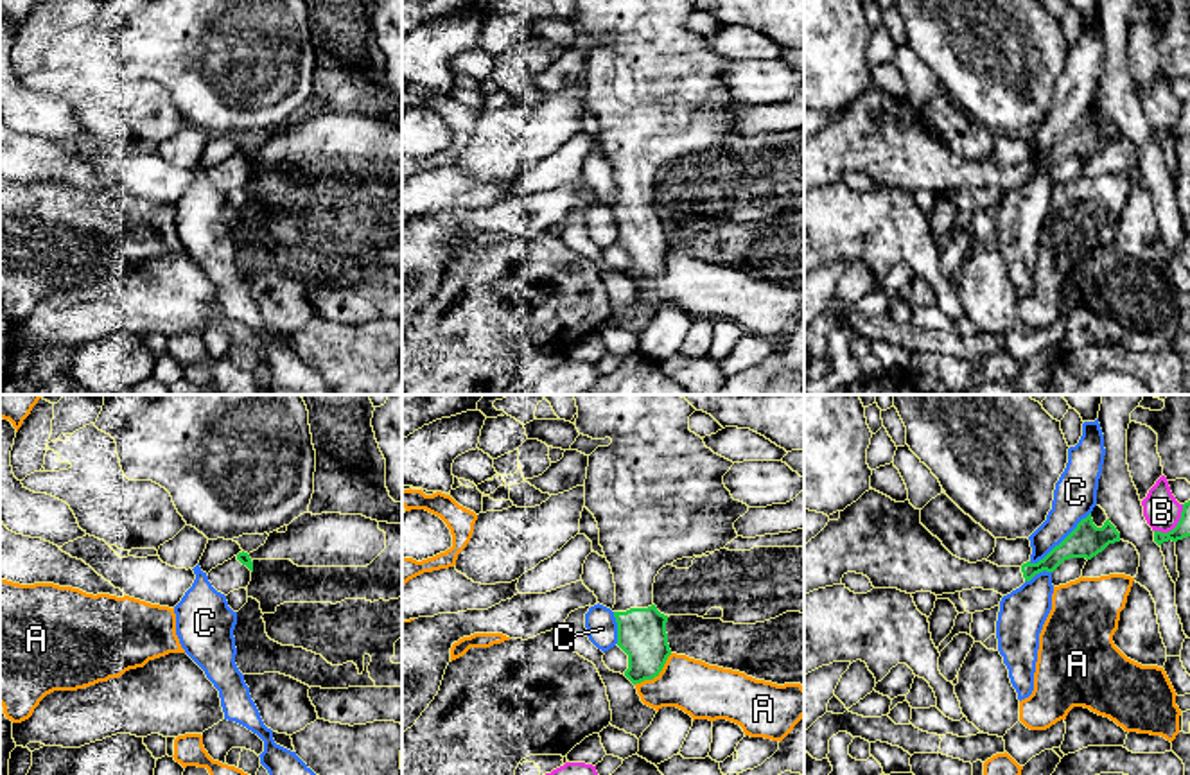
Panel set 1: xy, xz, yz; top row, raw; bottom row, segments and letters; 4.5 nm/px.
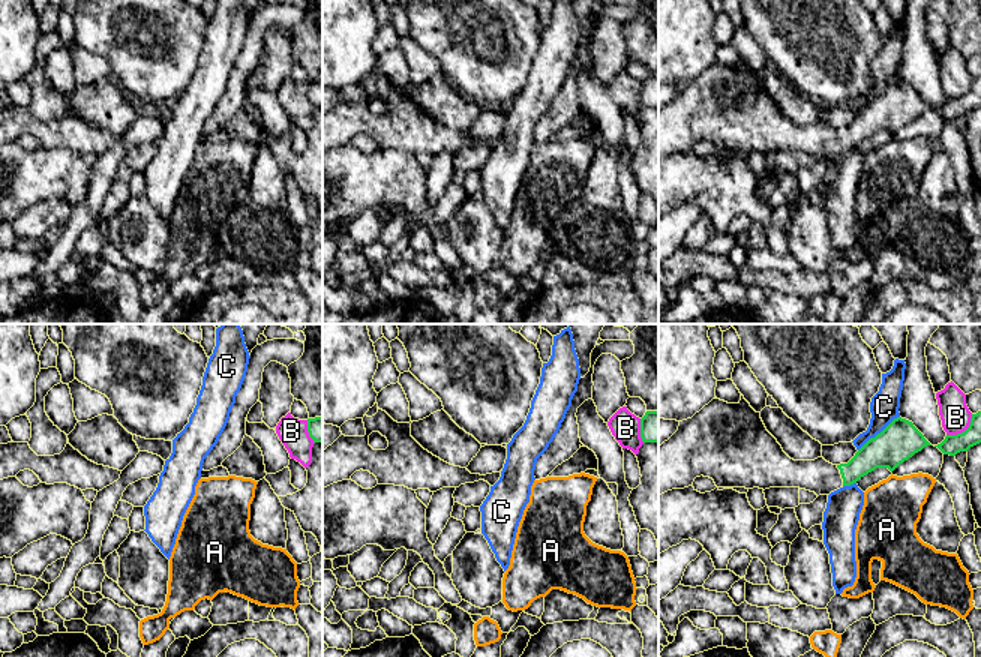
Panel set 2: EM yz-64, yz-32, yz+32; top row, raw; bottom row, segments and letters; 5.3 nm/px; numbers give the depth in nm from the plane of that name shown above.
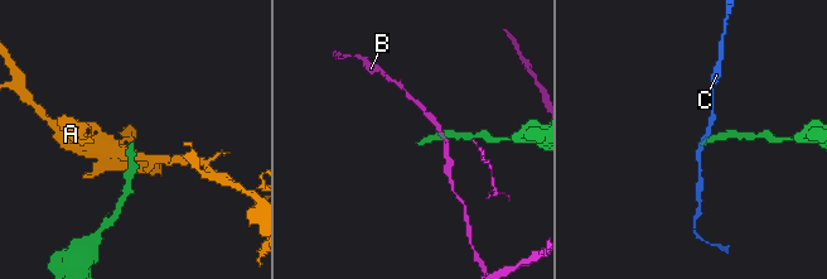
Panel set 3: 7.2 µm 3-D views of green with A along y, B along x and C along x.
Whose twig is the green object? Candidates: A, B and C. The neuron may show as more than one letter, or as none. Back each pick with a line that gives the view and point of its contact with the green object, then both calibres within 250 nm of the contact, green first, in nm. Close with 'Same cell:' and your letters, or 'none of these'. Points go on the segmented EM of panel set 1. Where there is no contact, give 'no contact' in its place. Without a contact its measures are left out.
Same cell: none of these

